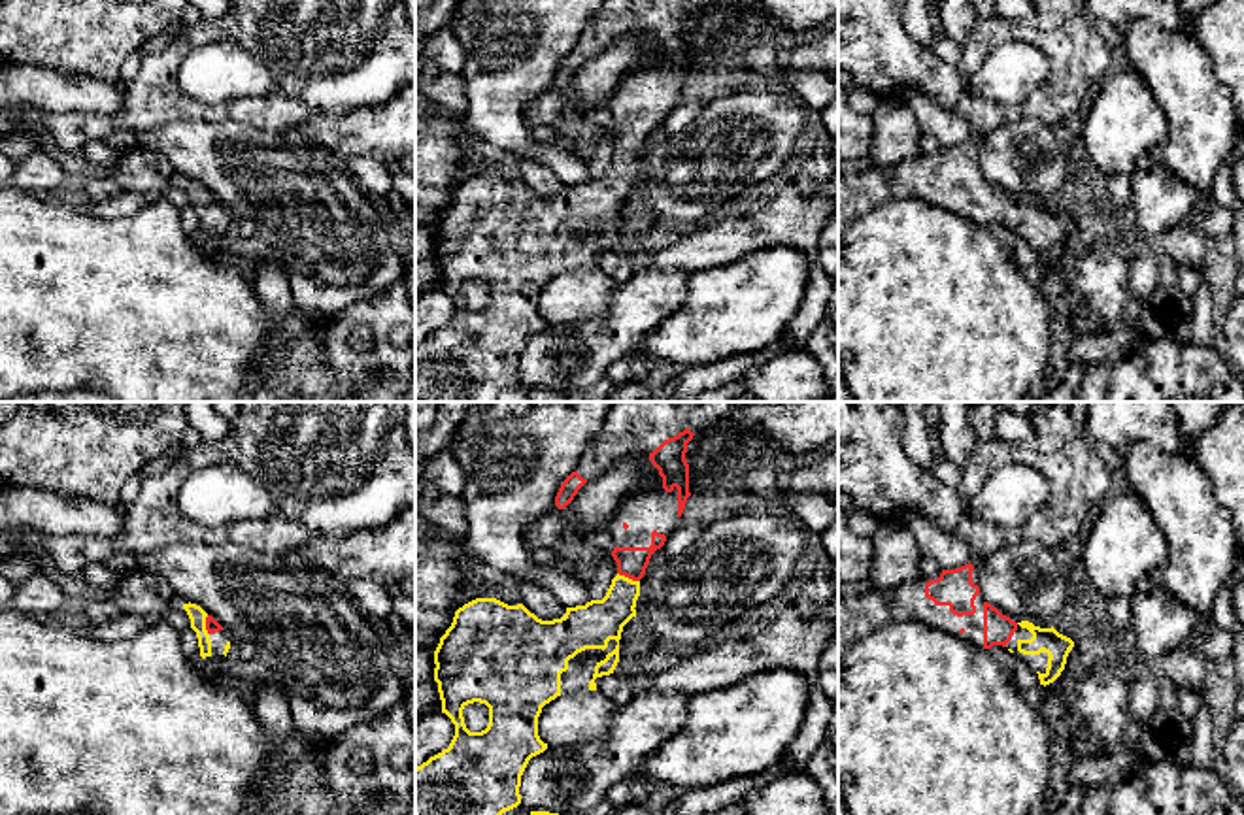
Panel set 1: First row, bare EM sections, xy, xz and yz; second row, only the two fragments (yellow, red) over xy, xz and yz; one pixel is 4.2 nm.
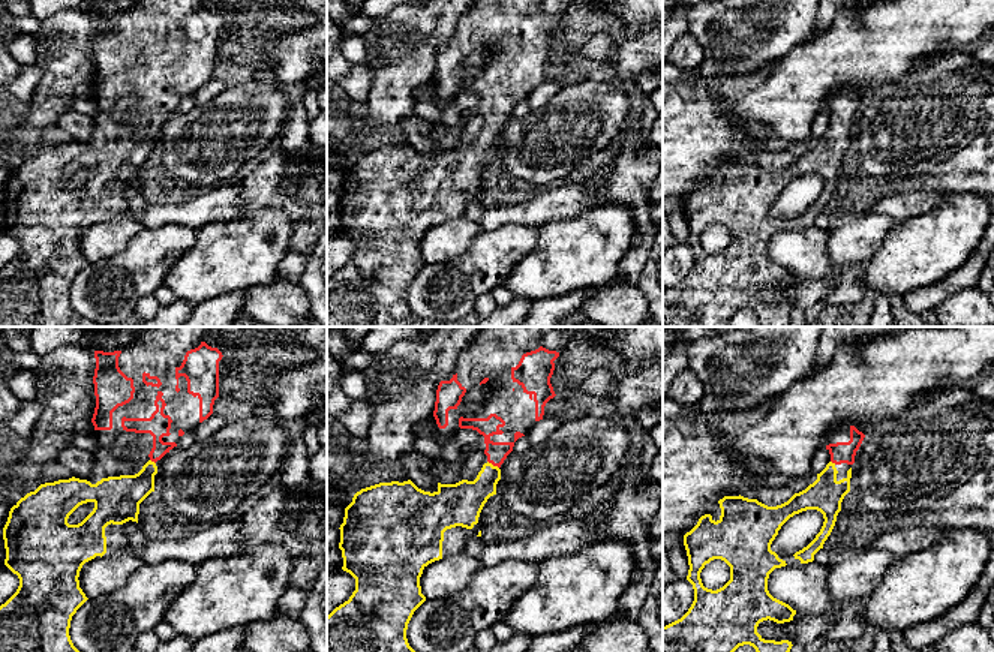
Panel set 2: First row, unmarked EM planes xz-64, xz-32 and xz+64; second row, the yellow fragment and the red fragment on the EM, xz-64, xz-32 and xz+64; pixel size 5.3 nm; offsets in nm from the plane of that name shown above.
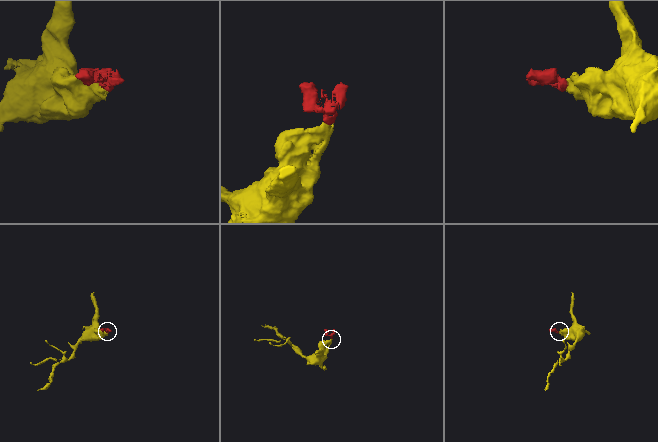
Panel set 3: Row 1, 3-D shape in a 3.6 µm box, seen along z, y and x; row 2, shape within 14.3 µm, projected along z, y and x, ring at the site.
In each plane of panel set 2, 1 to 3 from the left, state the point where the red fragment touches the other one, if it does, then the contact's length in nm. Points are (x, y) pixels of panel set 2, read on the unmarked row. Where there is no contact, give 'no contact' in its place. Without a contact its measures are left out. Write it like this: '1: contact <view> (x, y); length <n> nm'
1: contact xz-64 (153, 126); length 40 nm
2: contact xz-32 (492, 129); length 80 nm
3: contact xz+64 (834, 128); length 40 nm

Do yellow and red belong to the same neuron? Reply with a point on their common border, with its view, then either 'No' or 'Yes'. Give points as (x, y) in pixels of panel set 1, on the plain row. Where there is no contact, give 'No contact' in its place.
Touches yellow at xz (627, 155). Yes

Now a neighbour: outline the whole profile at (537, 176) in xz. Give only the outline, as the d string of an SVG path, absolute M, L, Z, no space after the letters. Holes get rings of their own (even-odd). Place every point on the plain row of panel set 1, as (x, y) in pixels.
M525 155L517 157L523 183L542 198L561 196L566 185L542 162L532 160Z

